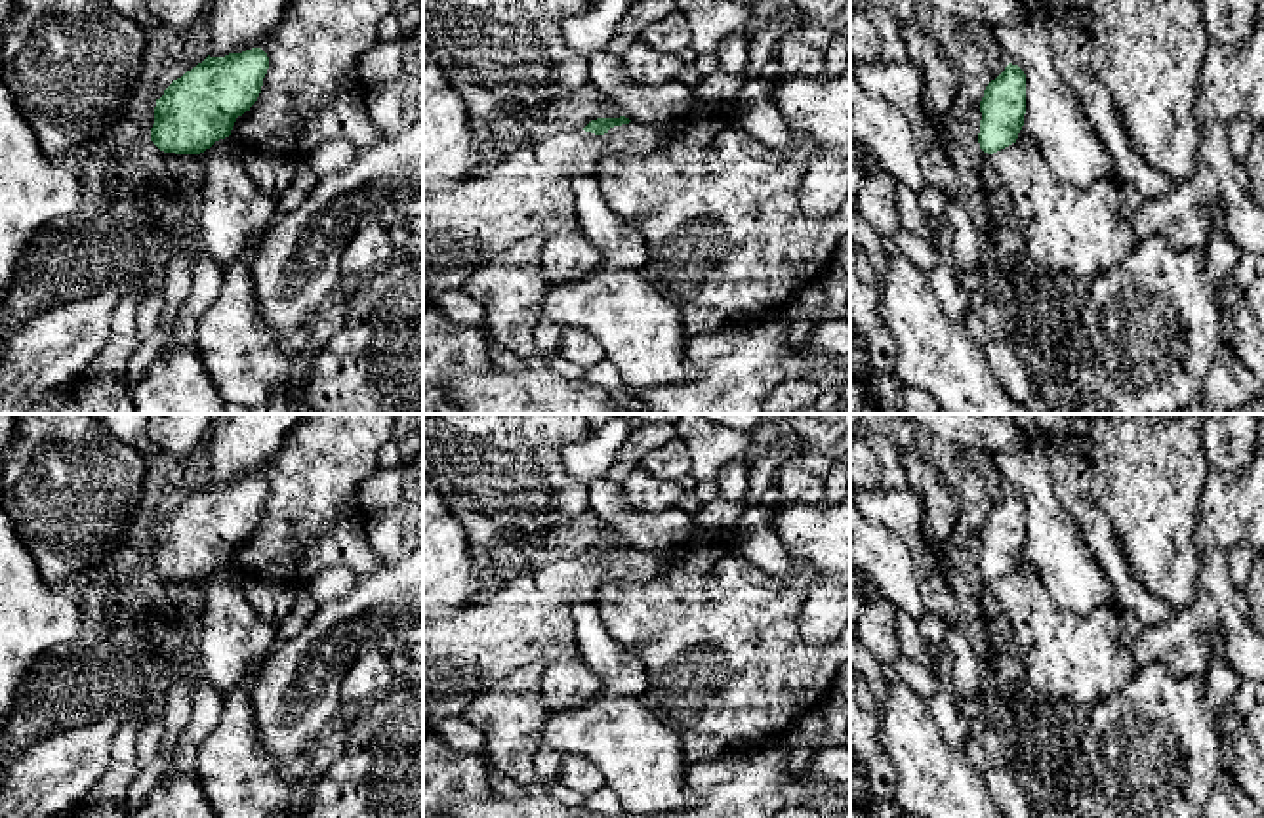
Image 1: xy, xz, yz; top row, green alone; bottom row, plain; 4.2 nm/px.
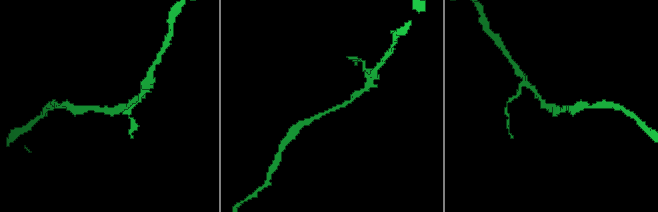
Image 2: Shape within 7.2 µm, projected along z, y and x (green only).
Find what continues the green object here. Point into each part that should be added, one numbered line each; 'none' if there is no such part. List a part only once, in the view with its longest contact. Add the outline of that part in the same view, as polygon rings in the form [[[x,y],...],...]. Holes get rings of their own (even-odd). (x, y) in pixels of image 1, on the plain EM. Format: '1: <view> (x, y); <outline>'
none

